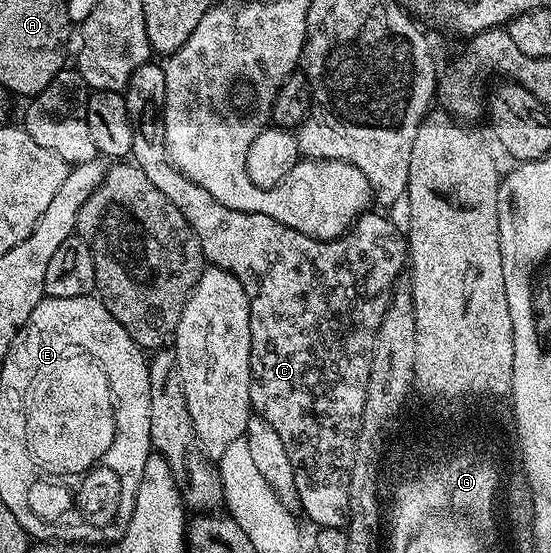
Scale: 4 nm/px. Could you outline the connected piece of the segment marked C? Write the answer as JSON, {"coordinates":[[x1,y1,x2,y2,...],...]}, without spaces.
{"coordinates":[[148,61,138,68,130,77,130,82,124,91,124,97,128,104,128,116,132,120,132,148,130,149,132,161,140,168,140,172,144,172,144,176,148,176,148,180,152,180,152,184,156,184,156,189,164,192,164,196,168,196,168,200,172,200,172,204,176,204,176,208,180,208,180,216,184,216,184,220,188,220,192,232,196,232,196,236,200,240,203,259,209,265,219,266,221,270,232,272,232,276,236,276,236,280,240,280,240,284,248,296,248,308,250,309,250,404,253,413,264,419,276,431,276,436,280,436,280,440,288,452,288,460,292,460,292,472,296,480,296,492,301,513,306,513,315,522,315,527,343,528,350,521,348,484,350,483,350,469,354,463,354,453,358,447,358,434,362,430,362,413,364,412,364,400,370,375,370,353,374,347,374,337,378,331,378,325,384,316,386,305,390,303,390,295,399,281,399,279,397,280,398,273,401,270,403,273,404,259,408,254,407,247,404,245,403,231,401,234,388,219,381,218,380,215,374,214,375,212,367,212,359,217,341,243,341,245,343,244,342,254,346,258,326,258,326,253,332,249,331,243,320,242,317,238,304,236,300,232,280,224,280,220,272,220,272,216,240,212,236,208,228,208,224,204,220,204,220,200,216,200,216,196,211,196,205,188,192,184,192,180,188,180,188,176,181,174,166,154,166,129,164,128,166,71,159,63,157,66,156,62]]}

